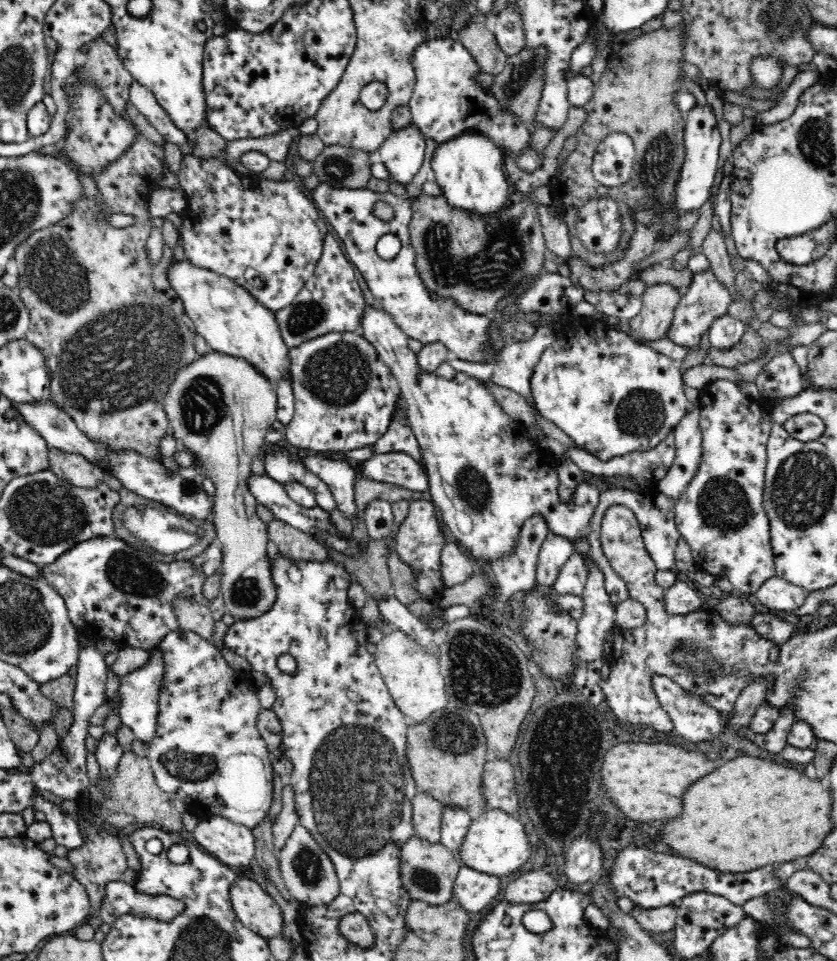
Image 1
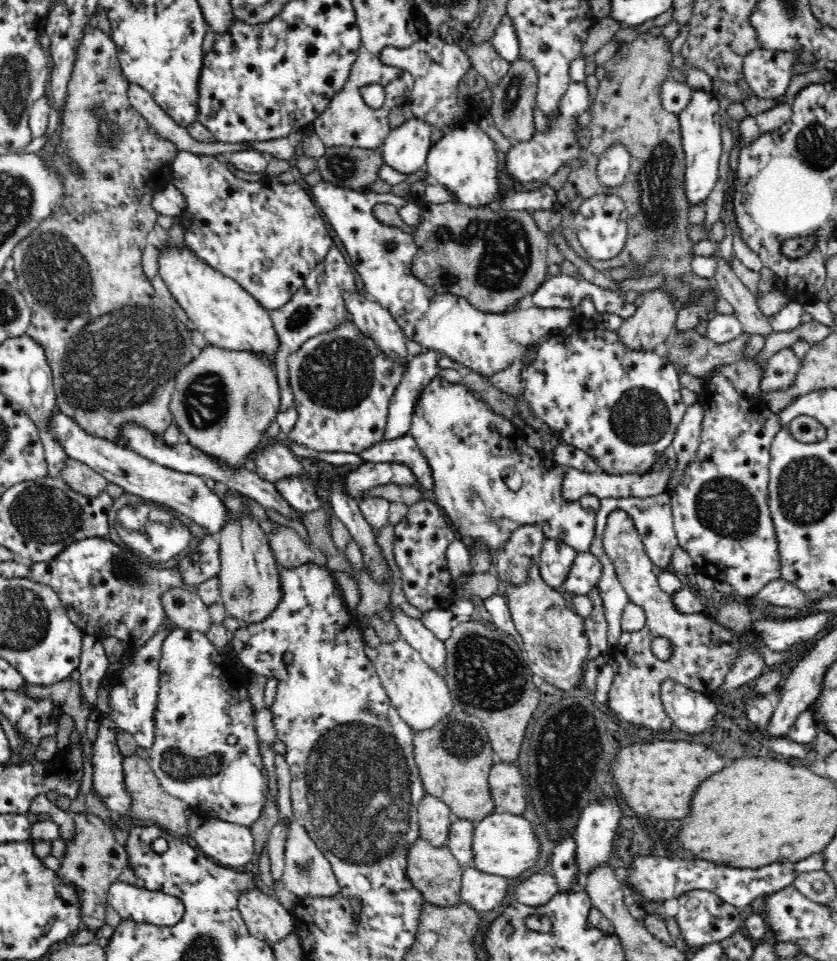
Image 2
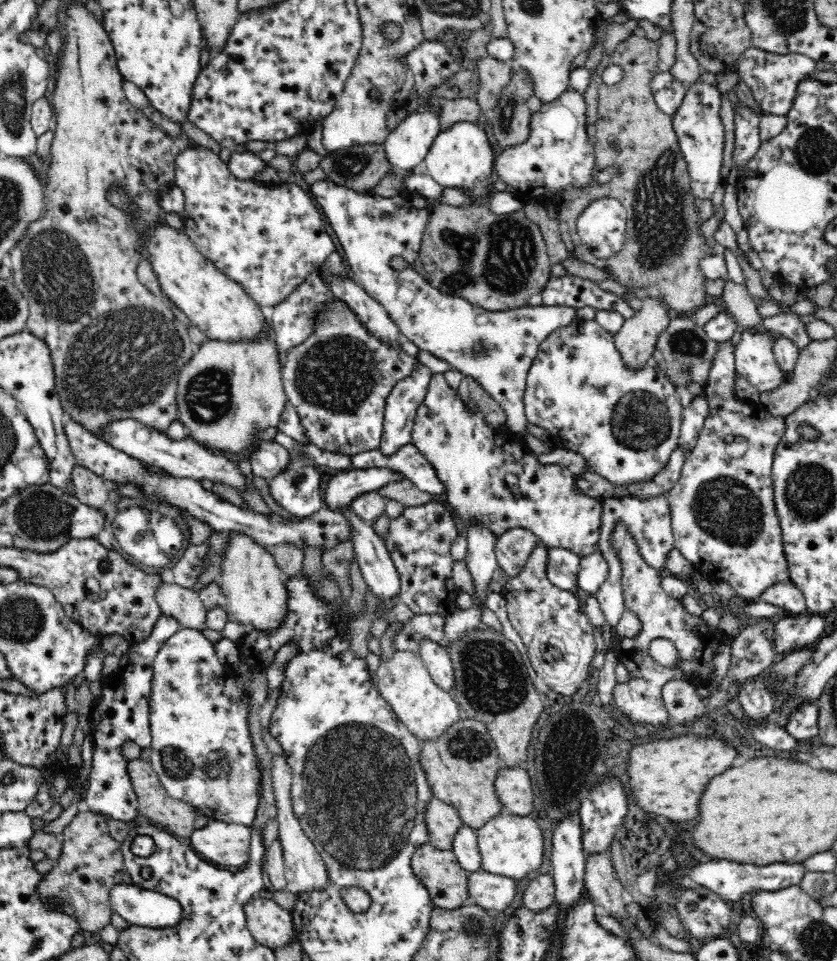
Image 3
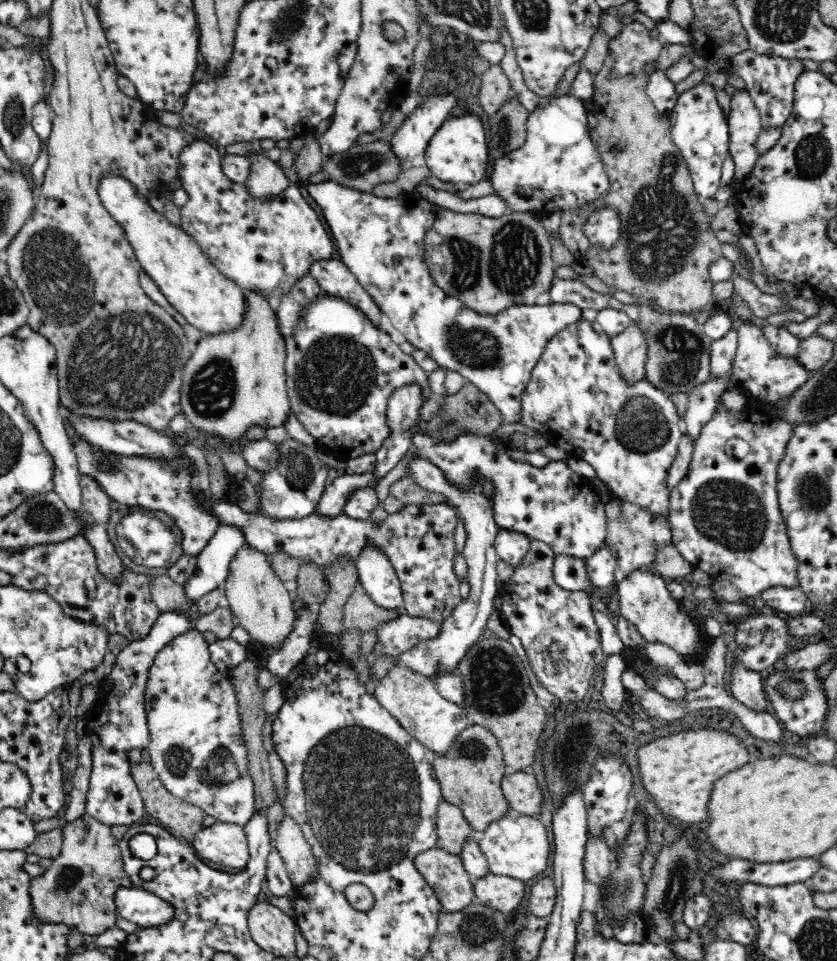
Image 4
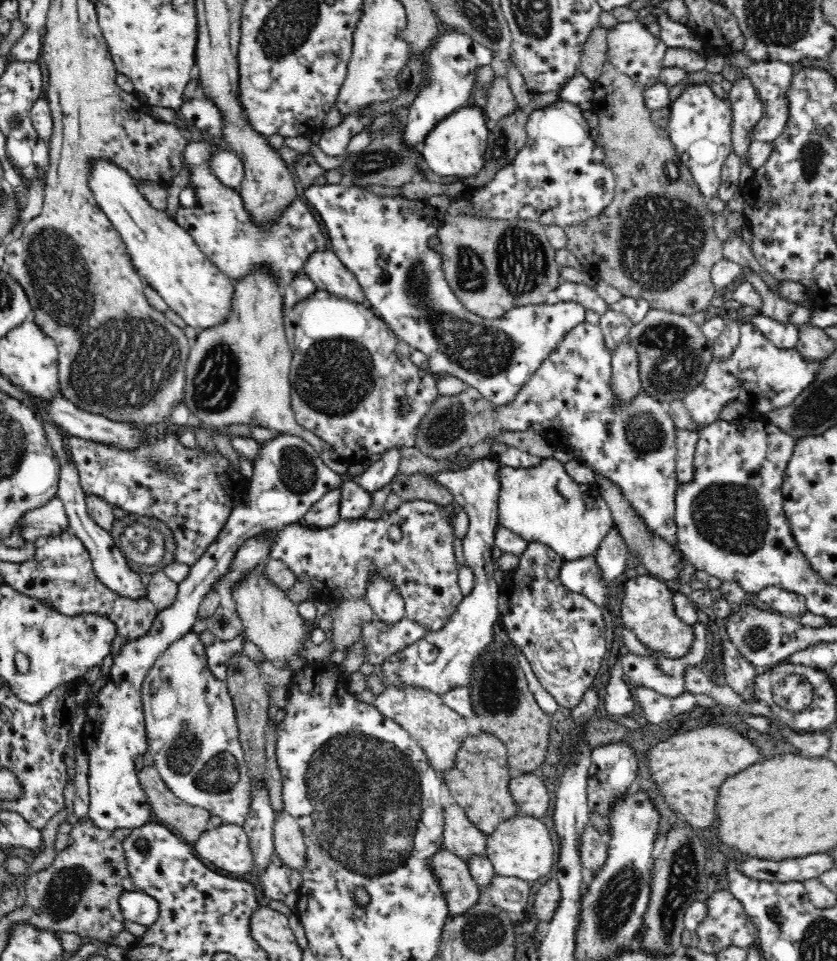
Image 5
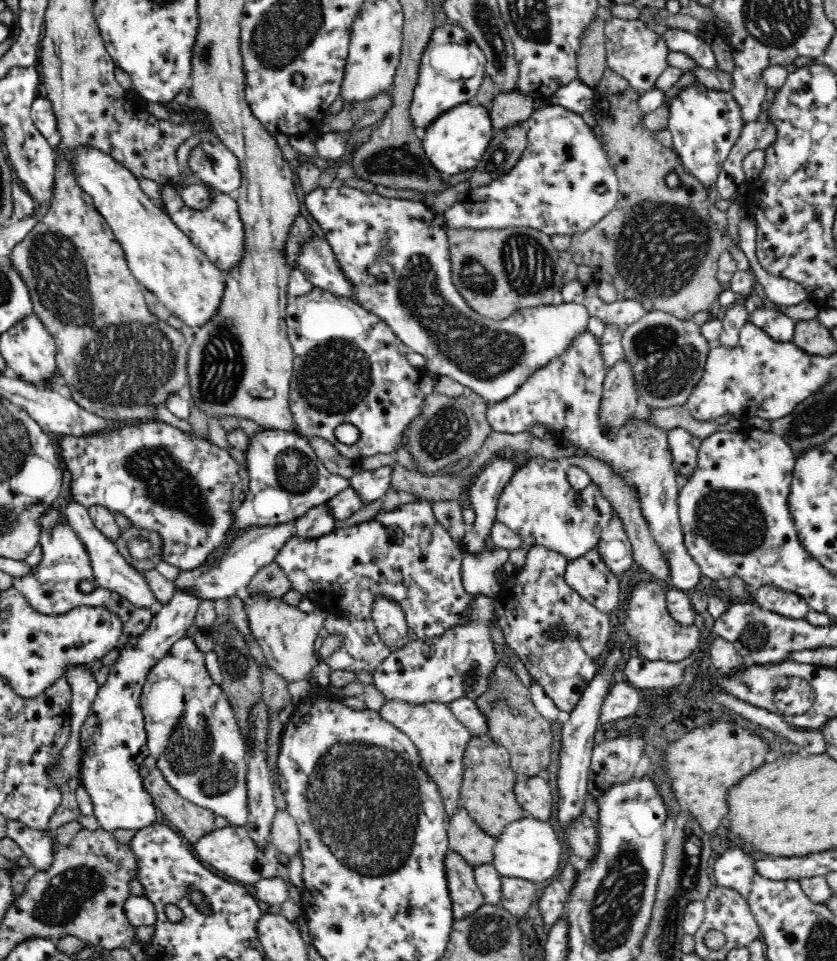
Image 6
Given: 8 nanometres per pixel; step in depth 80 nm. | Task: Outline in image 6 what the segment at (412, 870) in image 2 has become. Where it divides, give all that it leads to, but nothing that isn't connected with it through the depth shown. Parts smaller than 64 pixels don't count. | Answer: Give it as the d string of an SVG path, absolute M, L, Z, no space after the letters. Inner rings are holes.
M449 852L445 860L454 919L466 920L487 904L485 896L475 881L474 867L462 855Z

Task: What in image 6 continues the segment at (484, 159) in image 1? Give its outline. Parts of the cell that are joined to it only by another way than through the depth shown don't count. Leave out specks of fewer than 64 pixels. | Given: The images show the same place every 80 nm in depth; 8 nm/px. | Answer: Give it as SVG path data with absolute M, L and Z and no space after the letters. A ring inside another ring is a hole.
M473 101L454 106L438 115L434 122L419 131L419 135L426 156L434 168L449 176L470 170L482 160L492 140L493 130L488 107Z

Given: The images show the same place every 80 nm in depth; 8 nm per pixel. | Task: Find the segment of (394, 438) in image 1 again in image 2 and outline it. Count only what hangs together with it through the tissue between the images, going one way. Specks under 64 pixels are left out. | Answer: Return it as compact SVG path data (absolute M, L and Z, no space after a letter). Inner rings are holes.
M411 435L393 441L382 439L378 444L358 452L361 463L402 463L412 469L416 484L422 490L434 490L432 469L426 457L421 453Z

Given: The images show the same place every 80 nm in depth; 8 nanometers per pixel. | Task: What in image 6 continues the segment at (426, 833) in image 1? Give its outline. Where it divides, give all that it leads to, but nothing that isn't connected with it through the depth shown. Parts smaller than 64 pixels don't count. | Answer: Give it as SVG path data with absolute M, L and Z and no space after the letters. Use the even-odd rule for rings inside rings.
M462 807L447 825L450 849L468 861L474 868L493 865L494 846L498 838L488 835Z

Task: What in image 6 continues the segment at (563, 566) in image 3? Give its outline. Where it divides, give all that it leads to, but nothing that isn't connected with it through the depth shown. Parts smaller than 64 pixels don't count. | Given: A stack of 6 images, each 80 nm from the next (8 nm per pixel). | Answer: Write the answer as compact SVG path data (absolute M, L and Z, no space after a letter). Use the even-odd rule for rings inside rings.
M598 544L586 554L569 559L564 577L582 598L603 613L610 614L623 598L621 588L625 582L606 565Z

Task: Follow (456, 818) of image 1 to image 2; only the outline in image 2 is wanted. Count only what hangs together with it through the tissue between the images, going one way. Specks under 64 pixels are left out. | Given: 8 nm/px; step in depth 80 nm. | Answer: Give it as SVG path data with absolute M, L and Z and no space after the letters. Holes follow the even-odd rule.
M456 819L450 825L447 848L463 868L473 866L475 825L468 820Z

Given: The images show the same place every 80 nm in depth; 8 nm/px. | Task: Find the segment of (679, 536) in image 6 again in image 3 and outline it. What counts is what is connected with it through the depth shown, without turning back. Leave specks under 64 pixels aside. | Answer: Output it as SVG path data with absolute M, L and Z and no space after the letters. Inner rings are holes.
M584 319L574 320L569 326L564 326L550 334L550 337L542 341L539 347L538 356L527 375L527 385L523 396L527 422L548 431L553 448L562 447L580 453L590 470L600 474L610 483L614 483L616 487L630 489L634 485L642 485L651 481L666 466L674 450L679 447L683 415L682 405L676 398L676 388L674 388L672 382L668 381L668 377L664 377L665 372L655 366L655 360L651 359L644 370L627 368L616 349L616 345L614 345L613 335L602 329L595 321Z

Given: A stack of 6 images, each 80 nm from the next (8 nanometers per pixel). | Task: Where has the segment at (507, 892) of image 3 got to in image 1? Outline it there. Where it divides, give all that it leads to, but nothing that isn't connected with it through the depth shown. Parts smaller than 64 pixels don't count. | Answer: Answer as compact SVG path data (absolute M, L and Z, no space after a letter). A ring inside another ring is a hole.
M463 864L455 880L453 896L468 913L477 913L490 906L499 892L500 877L472 870Z

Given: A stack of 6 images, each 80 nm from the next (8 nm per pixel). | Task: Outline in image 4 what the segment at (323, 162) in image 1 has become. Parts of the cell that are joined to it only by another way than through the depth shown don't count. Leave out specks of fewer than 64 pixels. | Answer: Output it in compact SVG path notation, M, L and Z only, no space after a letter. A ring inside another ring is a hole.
M383 139L365 145L352 144L346 152L327 158L323 170L326 177L337 183L372 192L377 184L394 182L403 171L403 162L397 158L388 139Z

